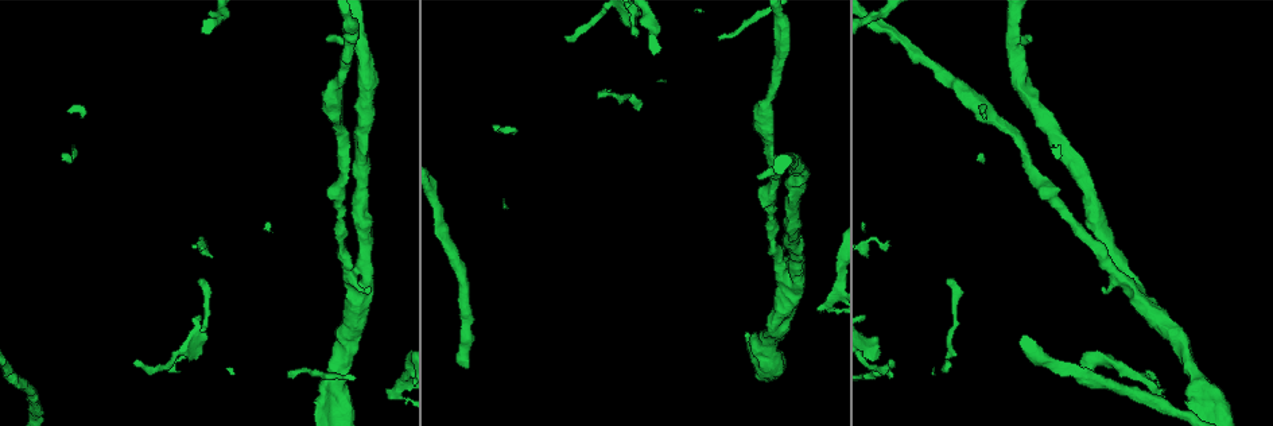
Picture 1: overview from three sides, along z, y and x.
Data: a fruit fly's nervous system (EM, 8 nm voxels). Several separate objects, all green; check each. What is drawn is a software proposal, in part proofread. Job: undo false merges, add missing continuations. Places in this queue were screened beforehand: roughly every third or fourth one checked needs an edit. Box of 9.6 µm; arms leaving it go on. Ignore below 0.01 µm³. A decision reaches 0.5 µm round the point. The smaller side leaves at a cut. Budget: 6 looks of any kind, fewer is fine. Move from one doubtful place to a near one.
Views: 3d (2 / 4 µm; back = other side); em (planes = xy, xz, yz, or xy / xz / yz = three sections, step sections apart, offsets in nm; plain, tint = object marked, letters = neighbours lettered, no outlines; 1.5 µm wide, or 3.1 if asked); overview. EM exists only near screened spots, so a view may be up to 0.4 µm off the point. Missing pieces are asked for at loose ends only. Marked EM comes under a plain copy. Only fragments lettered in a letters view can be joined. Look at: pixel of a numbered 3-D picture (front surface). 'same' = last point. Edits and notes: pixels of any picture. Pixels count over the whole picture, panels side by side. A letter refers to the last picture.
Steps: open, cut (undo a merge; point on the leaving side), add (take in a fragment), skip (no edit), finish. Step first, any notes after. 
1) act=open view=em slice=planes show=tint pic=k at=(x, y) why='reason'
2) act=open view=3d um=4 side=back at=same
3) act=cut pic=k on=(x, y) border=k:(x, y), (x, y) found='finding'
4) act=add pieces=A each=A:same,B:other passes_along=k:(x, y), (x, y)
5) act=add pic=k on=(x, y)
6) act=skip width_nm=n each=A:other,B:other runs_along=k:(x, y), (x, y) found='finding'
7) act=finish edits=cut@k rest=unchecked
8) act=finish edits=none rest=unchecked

act=open view=3d um=4 pic=1 at=(565, 38)

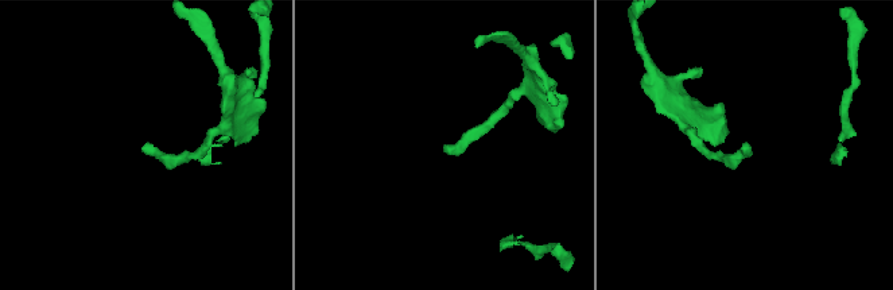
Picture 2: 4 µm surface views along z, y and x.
act=open view=em slice=xz step=8 show=tint pic=2 at=(141, 148)

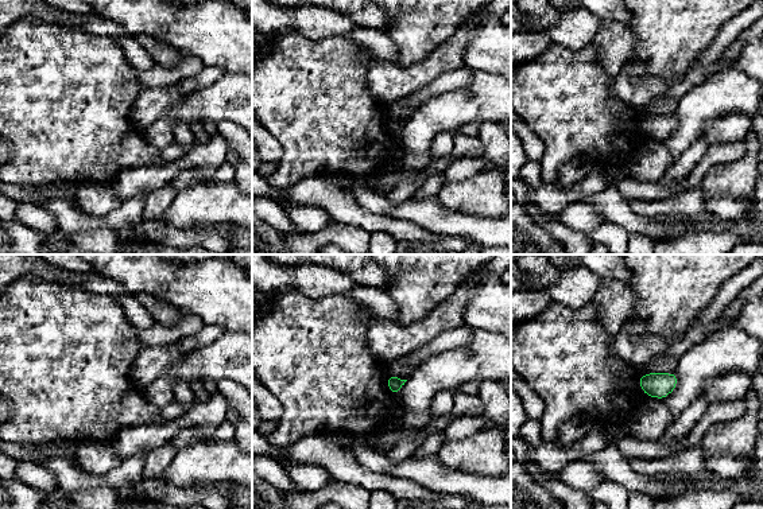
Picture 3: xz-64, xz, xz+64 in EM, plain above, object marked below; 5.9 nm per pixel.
act=open view=em slice=planes show=letters at=same

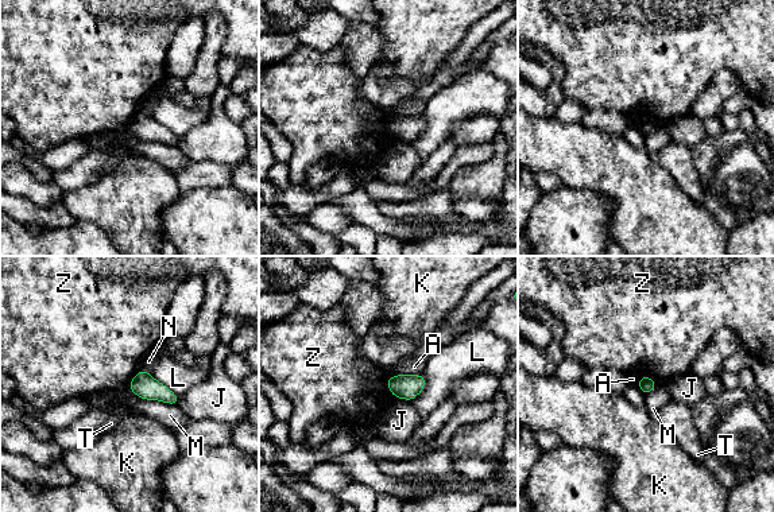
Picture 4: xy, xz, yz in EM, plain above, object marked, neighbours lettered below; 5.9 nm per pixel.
act=skip each=A:other,J:other,K:other,L:other,M:other,N:other,T:other,Z:other border=4:(127, 386), (144, 399), (175, 406) found='no lettered fragment goes on from it'

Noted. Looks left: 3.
act=open view=em slice=yz step=4 show=tint pic=1 at=(1029, 38) why='an open end'

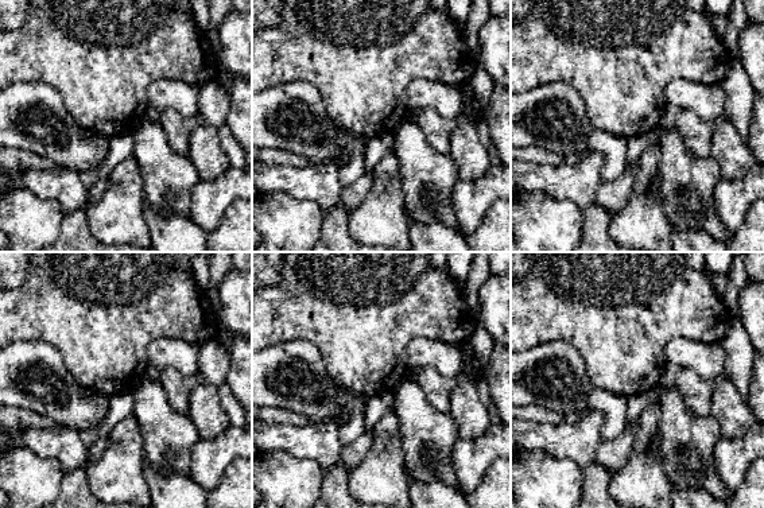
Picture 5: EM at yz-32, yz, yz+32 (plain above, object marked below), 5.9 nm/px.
act=open view=em slice=planes show=letters at=same

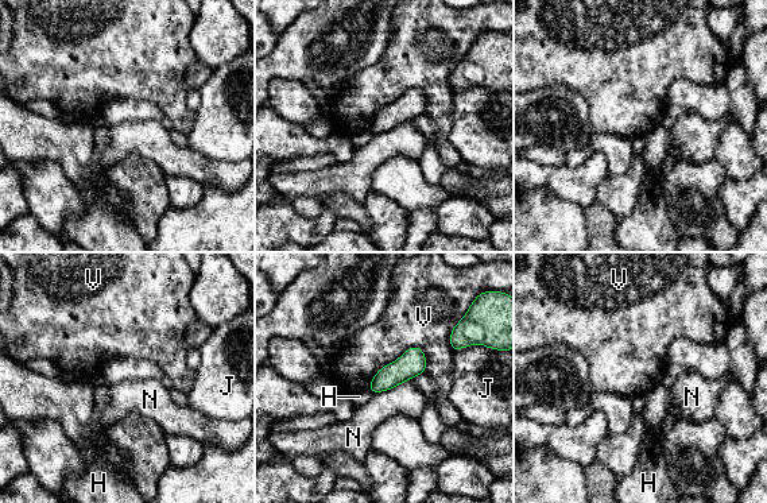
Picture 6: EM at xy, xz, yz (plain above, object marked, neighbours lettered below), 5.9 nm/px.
act=skip width_nm=150 each=H:other,J:other,N:other,V:other found='no lettered fragment goes on from it'

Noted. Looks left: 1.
act=finish edits=none rest=unchecked

